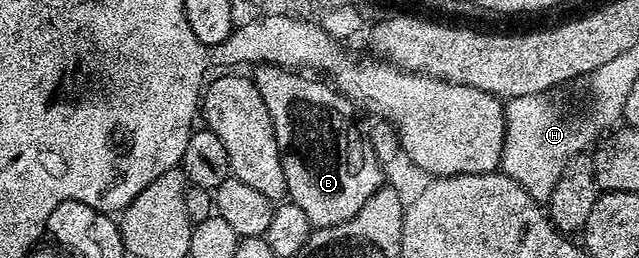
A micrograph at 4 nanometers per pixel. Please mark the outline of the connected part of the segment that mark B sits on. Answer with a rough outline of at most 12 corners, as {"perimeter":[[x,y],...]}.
{"perimeter":[[258,66],[288,198],[314,228],[355,217],[383,164],[354,104]]}

